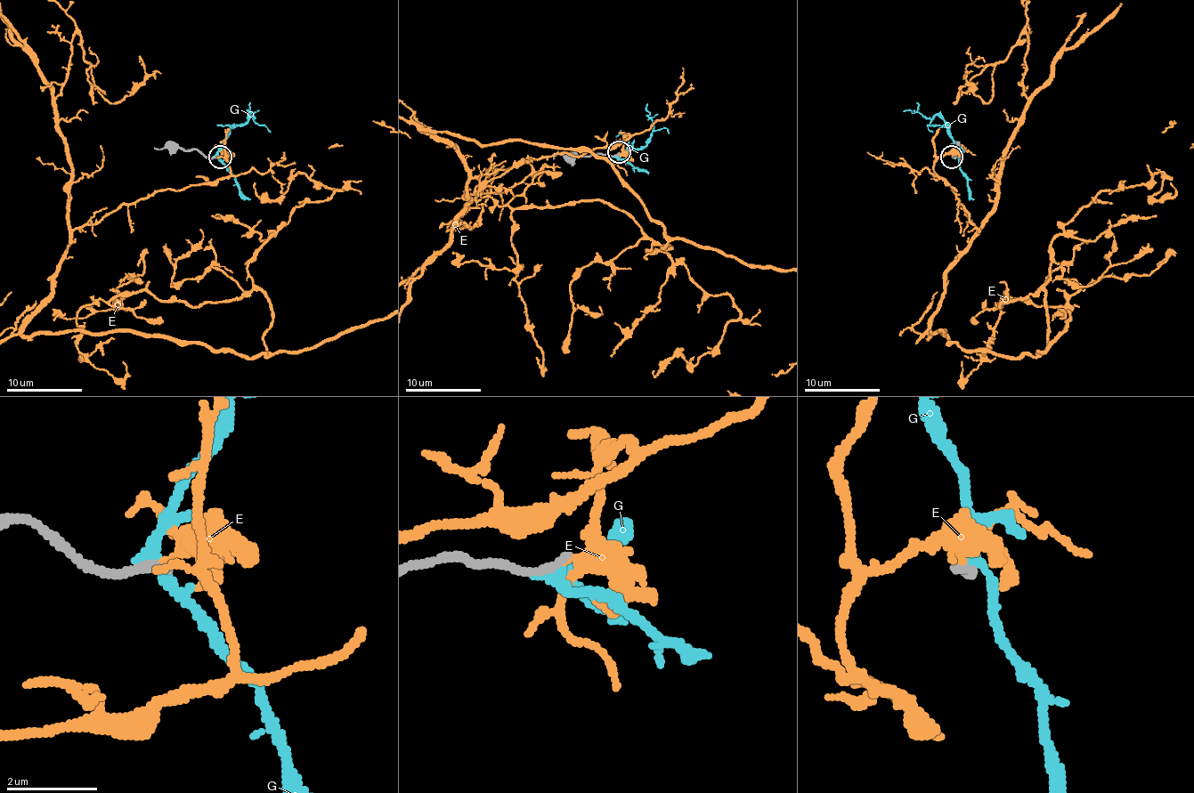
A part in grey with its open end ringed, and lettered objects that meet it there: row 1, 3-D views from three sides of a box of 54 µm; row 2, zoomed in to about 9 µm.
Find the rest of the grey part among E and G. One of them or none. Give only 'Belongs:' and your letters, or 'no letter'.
Belongs: no letter

